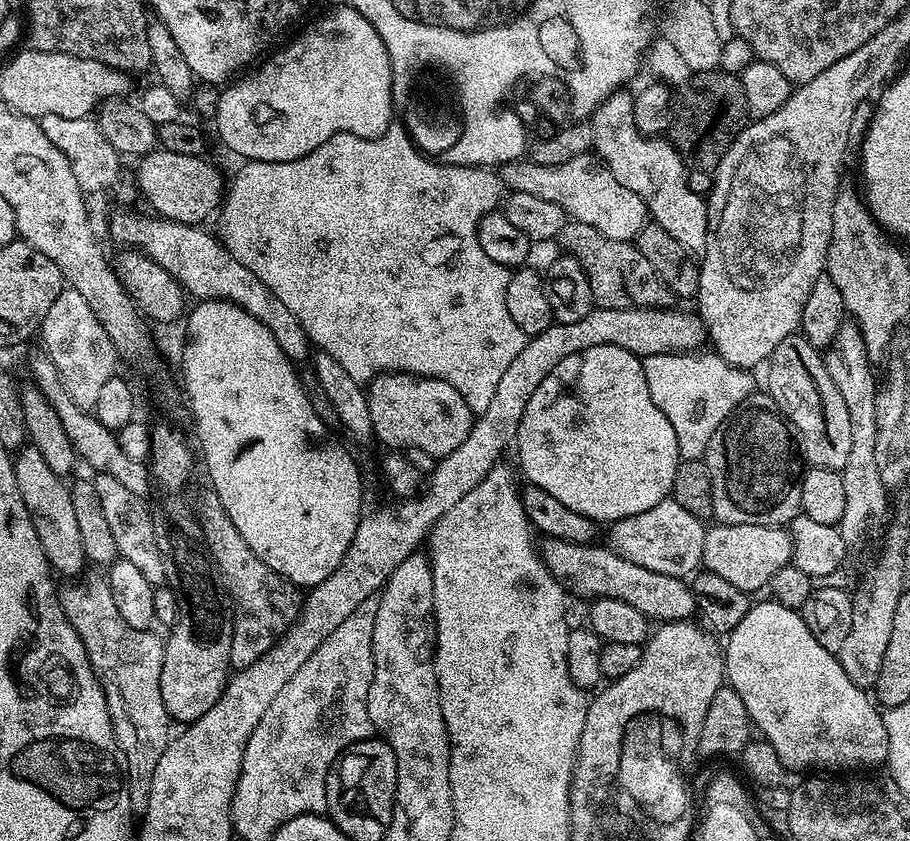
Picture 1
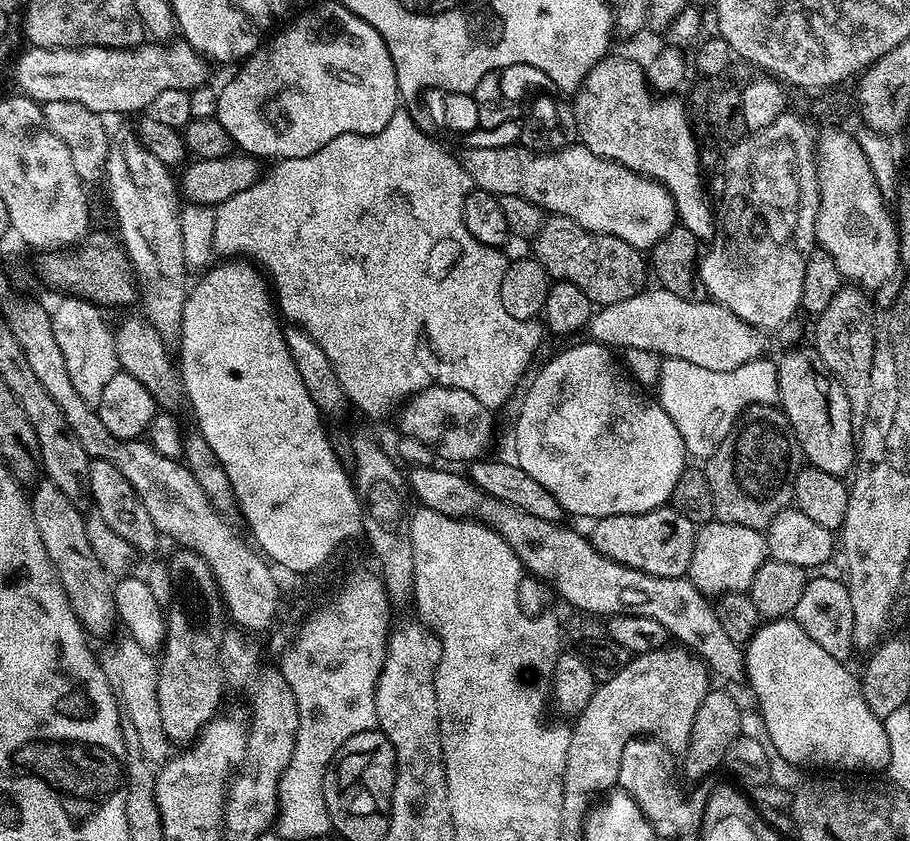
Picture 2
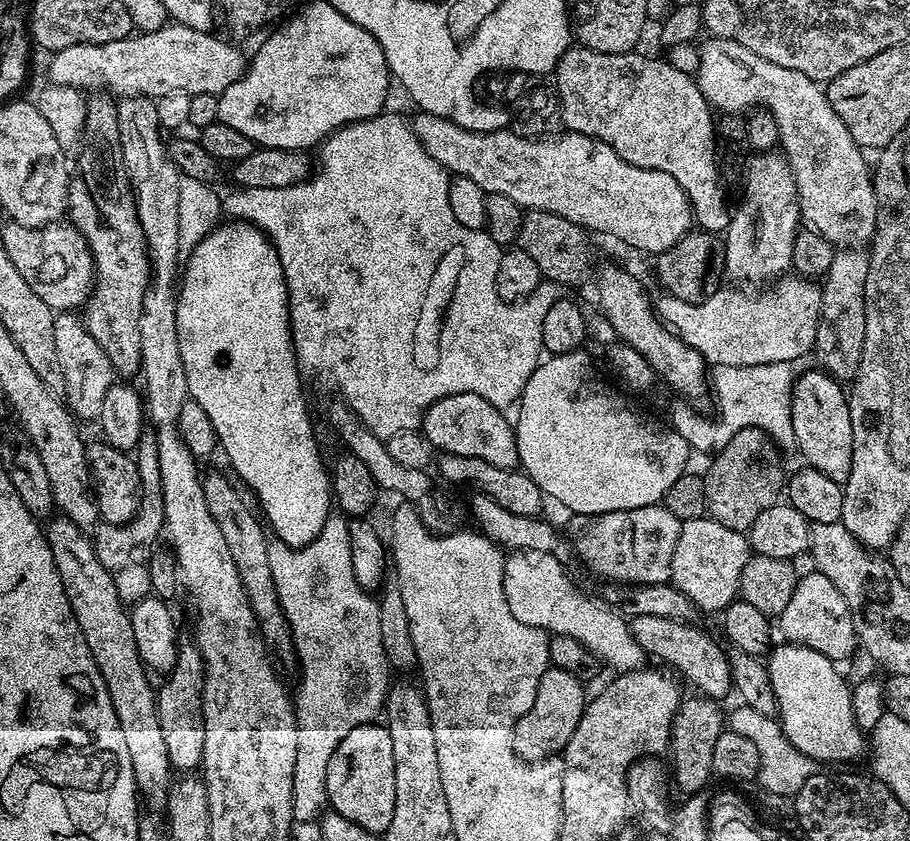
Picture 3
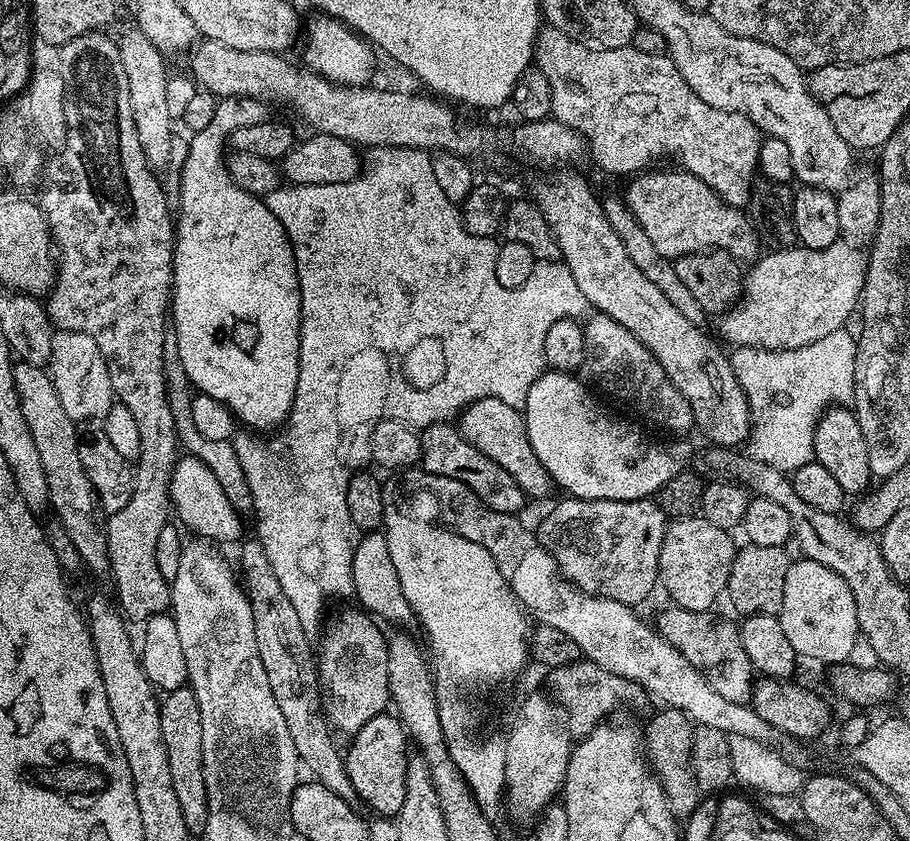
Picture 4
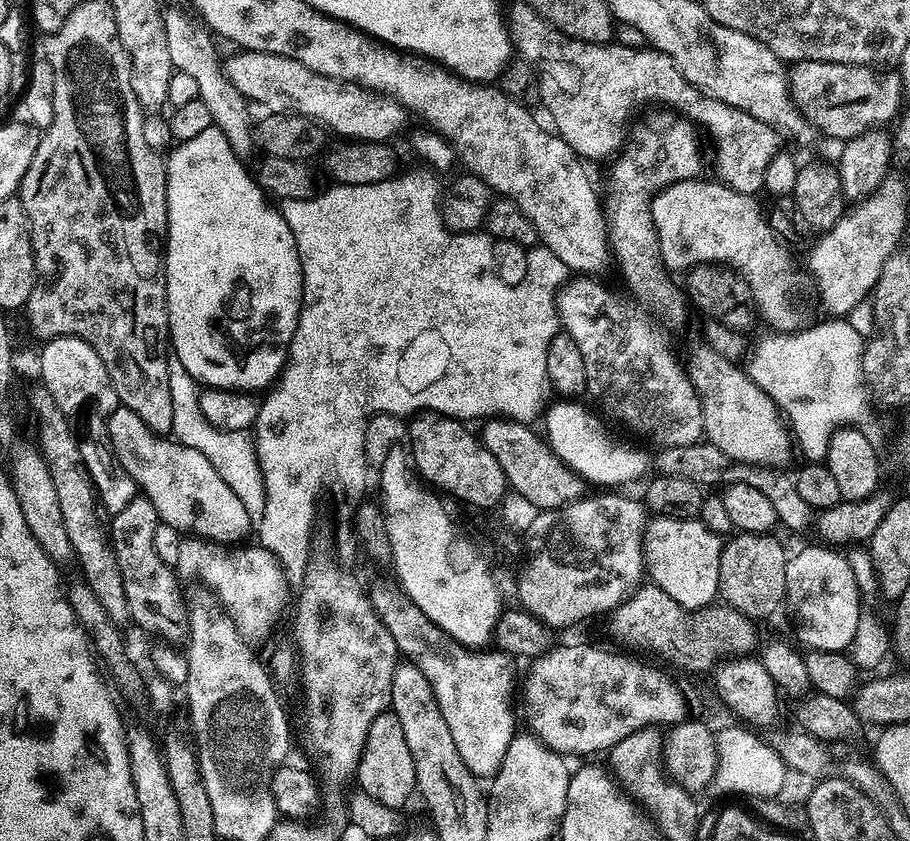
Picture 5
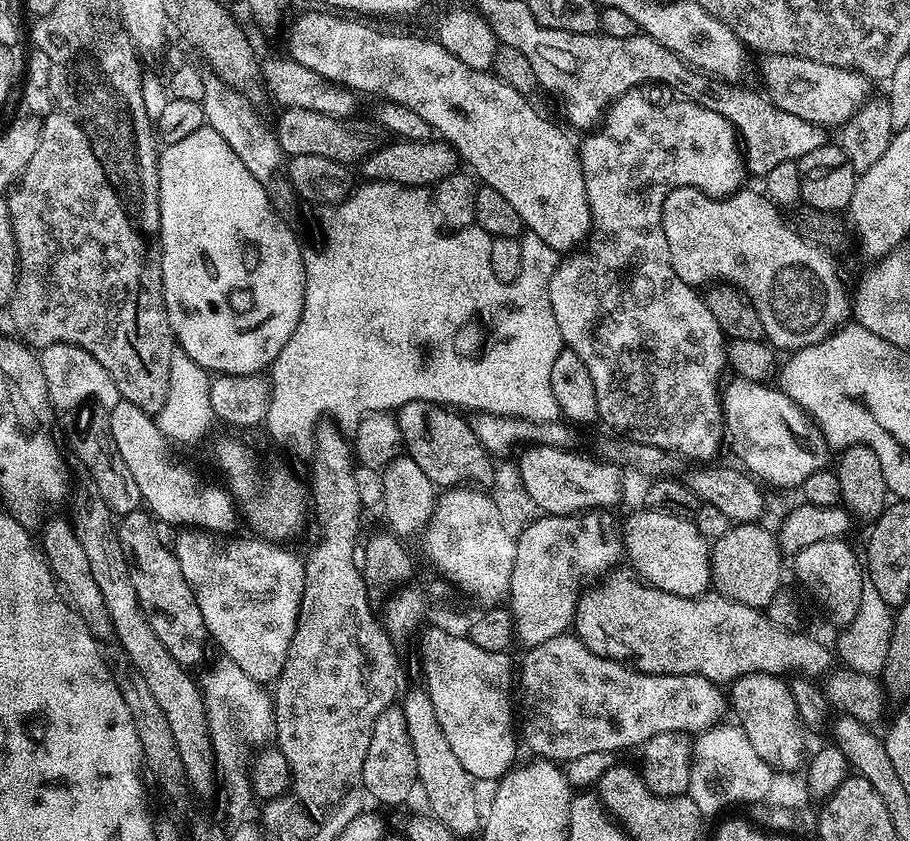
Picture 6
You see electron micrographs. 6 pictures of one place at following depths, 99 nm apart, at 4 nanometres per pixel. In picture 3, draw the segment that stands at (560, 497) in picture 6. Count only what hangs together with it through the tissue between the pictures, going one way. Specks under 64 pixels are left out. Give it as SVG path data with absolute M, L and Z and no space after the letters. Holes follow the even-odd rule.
M450 394L438 402L434 402L424 411L422 435L429 441L433 449L441 453L466 454L470 458L482 458L485 462L494 462L494 466L515 468L519 465L518 446L516 445L516 429L511 419L507 420L505 413L495 408L486 398L478 394Z

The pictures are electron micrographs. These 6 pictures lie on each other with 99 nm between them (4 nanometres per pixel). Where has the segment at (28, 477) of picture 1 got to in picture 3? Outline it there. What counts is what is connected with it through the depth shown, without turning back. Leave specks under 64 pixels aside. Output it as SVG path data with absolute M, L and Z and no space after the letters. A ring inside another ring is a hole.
M56 514L47 521L46 535L54 554L54 566L58 566L58 578L62 578L62 586L70 602L70 610L74 610L82 638L86 638L86 646L90 646L90 654L106 682L118 726L122 726L137 793L143 803L145 800L152 807L149 809L163 809L168 802L168 790L174 783L174 769L166 754L166 738L162 738L162 726L158 722L157 689L154 684L152 688L148 681L149 673L139 658L129 609L118 598L114 578L110 578L110 574L106 574L106 566L98 562L93 537L85 529L74 526L68 516Z

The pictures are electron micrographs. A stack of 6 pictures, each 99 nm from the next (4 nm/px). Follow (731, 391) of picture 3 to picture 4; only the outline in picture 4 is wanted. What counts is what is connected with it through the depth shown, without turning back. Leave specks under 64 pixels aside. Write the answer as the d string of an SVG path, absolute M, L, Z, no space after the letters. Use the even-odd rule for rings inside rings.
M841 330L818 338L810 346L769 352L767 348L737 347L730 363L748 396L752 417L747 451L756 460L791 474L814 460L814 430L820 413L851 401L856 388L856 340Z

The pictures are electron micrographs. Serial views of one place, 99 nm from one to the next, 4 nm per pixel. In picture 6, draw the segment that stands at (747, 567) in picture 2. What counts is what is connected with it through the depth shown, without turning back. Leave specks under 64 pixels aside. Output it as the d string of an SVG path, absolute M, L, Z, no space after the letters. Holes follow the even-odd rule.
M641 510L622 524L622 539L626 560L636 567L635 575L645 584L651 584L658 590L666 590L679 596L703 596L709 591L712 579L712 561L710 542L696 529L691 519L672 516L664 511Z

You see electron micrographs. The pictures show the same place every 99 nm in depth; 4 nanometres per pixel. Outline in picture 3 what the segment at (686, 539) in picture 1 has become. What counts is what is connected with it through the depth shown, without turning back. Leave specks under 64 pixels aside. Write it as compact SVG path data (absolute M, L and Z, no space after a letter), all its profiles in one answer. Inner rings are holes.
M663 503L593 516L573 515L571 519L566 531L571 551L604 582L666 584L671 581L674 546L678 546L682 521Z

